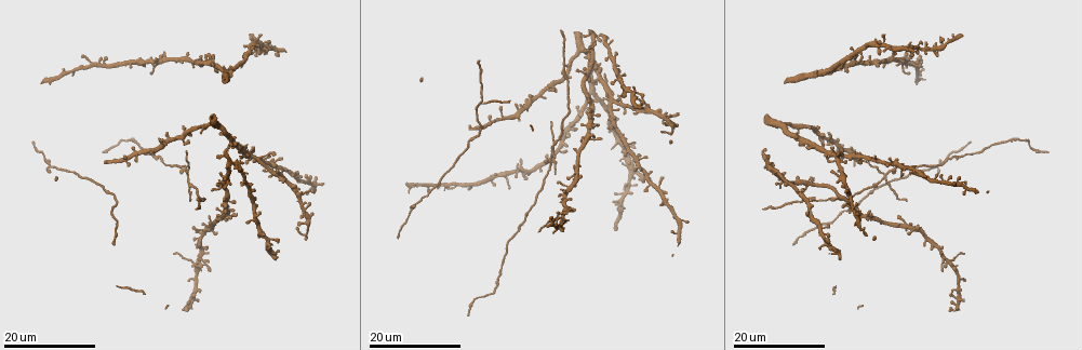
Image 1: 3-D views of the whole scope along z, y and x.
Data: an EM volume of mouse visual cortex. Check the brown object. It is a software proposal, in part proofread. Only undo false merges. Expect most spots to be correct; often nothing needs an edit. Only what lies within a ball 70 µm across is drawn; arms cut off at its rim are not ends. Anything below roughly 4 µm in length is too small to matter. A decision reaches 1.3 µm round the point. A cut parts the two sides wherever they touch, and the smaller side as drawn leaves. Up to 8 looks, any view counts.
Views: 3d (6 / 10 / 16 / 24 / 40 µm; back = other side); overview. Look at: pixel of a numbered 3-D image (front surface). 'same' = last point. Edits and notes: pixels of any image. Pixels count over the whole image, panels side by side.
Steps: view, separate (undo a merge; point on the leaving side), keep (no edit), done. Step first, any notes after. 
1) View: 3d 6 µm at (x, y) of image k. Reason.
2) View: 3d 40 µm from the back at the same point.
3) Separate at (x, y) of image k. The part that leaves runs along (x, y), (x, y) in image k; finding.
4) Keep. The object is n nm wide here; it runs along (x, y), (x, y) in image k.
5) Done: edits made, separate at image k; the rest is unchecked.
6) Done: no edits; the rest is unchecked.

View: 3d 24 µm at (51, 167) of image 1. Calibre changes.

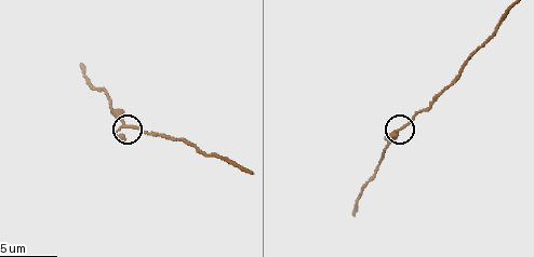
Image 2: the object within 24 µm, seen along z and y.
View: 3d 10 µm at (406, 126) of image 2.

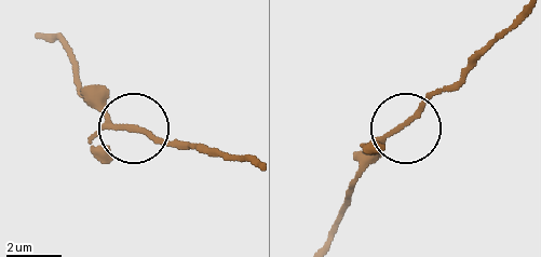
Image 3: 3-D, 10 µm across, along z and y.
Keep. Continuous, no second neuron.

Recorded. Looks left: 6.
View: 3d 24 µm at (187, 175) of image 1. Looks like a crossing.

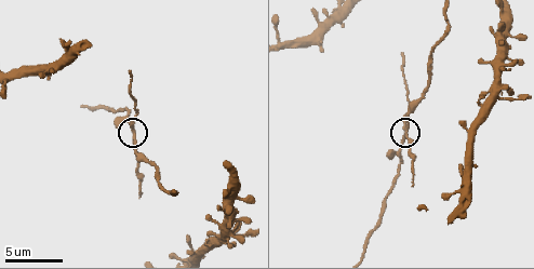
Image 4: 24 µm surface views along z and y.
View: 3d 10 µm at (133, 134) of image 4.

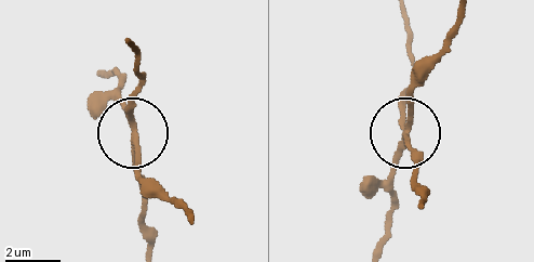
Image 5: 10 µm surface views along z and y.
Separate at (402, 100) of image 5. The side arm is 33 µm long; the part that leaves runs along (131, 129), (131, 96), (143, 78), (131, 43) in image 5; a second neuron is stuck on.

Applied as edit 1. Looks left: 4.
View: overview.

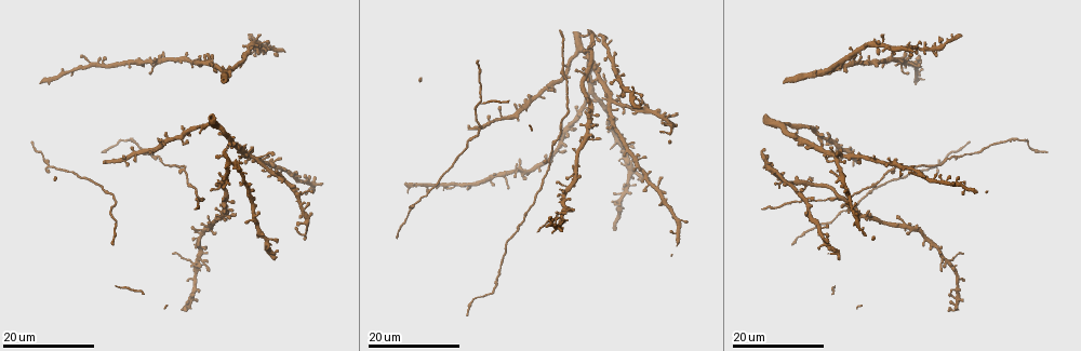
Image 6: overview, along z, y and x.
View: 3d 24 µm at (258, 157) of image 6. Four or more arms meet.

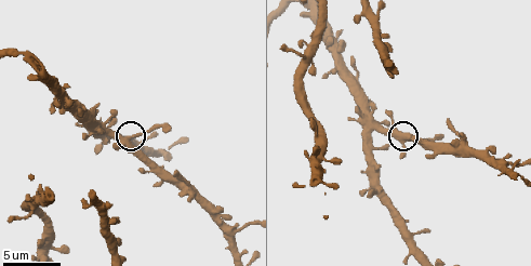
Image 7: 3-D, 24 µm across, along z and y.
View: 3d 10 µm at (131, 141) of image 7. Closer look.

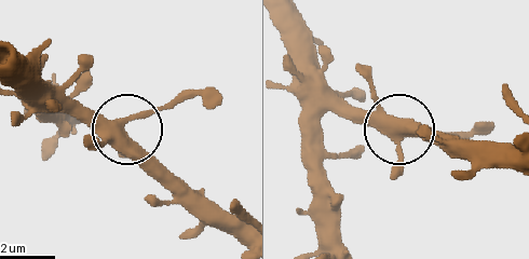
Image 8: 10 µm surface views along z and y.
Keep. The object is 430 nm wide here; all the same neuron.

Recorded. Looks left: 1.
Done: edits made, separate at image 5; the rest is unchecked.

